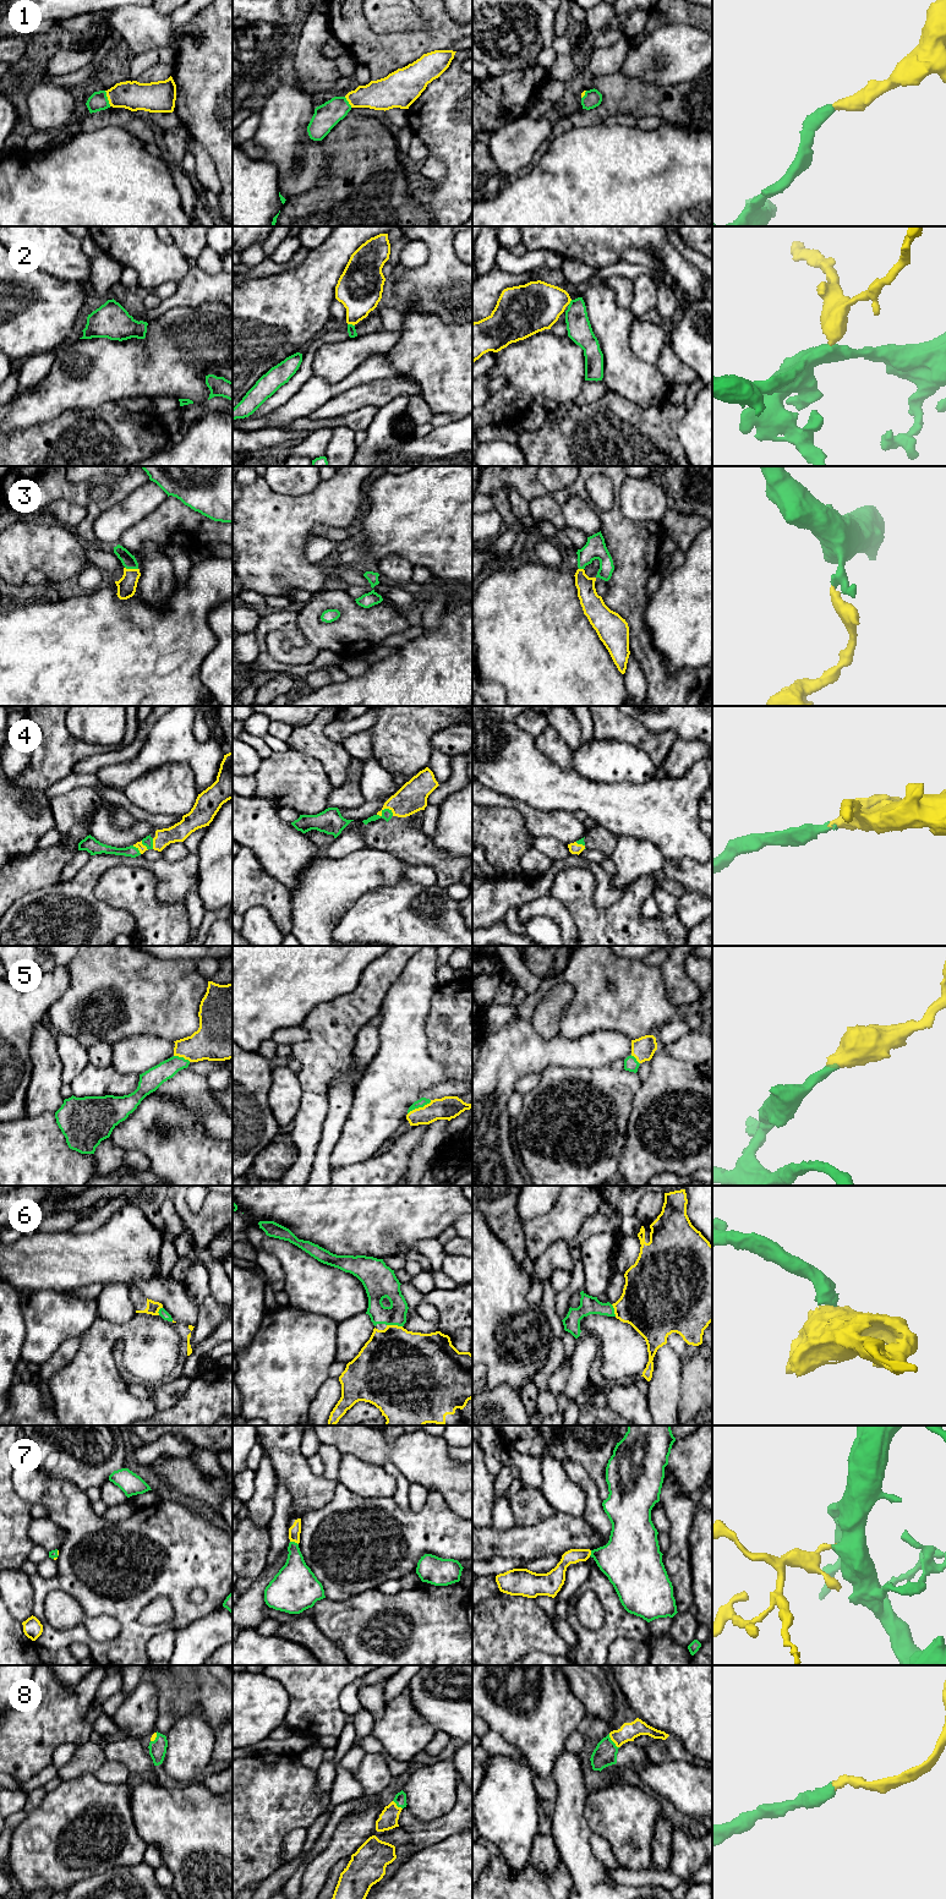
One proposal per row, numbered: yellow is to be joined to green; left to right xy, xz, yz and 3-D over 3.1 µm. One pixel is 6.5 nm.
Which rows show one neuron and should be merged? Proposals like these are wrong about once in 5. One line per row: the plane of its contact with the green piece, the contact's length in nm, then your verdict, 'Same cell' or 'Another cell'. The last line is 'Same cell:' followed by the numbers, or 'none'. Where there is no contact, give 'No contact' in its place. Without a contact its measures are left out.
1: Touches green in xy. Shared border 110 nm. Same cell
2: Touches green in xz. Shared border 50 nm. Another cell
3: Touches green in xy. Shared border 90 nm. Same cell
4: Touches green in xz. Shared border 110 nm. Same cell
5: Touches green in xz. Shared border 180 nm. Same cell
6: Touches green in xz. Shared border 110 nm. Same cell
7: Touches green in xz. Shared border 60 nm. Same cell
8: Touches green in yz. Shared border 120 nm. Same cell
Same cell: 1, 3, 4, 5, 6, 7, 8

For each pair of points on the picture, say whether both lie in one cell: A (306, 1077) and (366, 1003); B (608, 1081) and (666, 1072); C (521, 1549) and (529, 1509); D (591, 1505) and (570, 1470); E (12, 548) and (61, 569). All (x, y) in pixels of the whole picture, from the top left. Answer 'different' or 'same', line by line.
A: same
B: different
C: different
D: same
E: same

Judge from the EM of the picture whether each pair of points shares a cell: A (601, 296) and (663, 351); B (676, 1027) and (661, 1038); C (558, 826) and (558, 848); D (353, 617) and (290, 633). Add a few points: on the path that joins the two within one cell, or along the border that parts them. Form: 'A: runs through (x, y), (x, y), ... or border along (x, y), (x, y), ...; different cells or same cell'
A: border along (634, 318), (629, 334), (629, 346), (633, 353); different cells
B: runs through (672, 1030), (665, 1035); same cell
C: border along (534, 836), (554, 837), (567, 846); different cells
D: border along (299, 613), (302, 645), (271, 633); different cells

